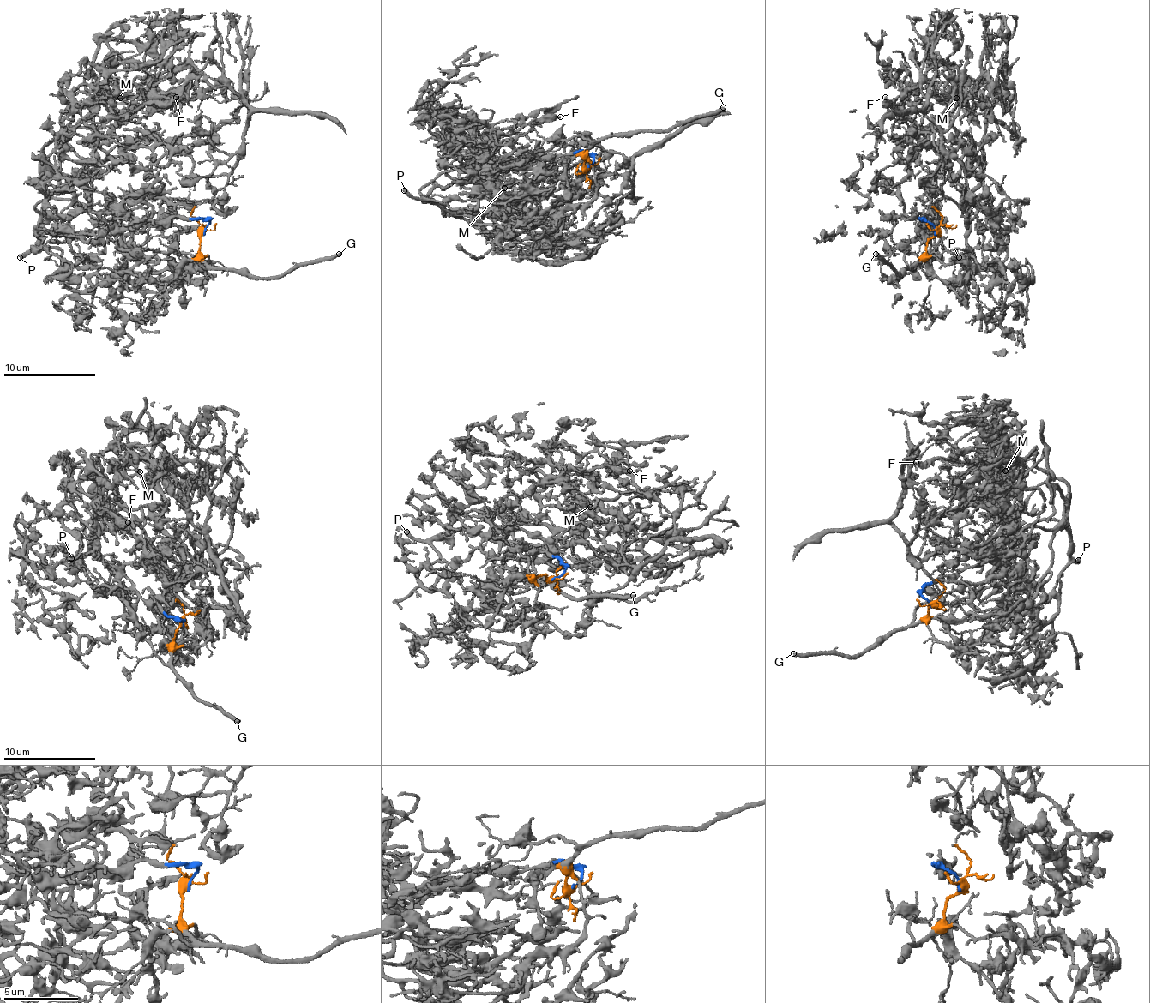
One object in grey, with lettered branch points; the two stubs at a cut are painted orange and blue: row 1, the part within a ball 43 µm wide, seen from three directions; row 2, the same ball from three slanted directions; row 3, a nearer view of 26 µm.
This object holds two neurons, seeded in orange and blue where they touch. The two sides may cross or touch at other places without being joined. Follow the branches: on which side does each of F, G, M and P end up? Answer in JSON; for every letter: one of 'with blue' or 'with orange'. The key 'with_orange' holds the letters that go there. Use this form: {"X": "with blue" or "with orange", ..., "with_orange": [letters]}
{"F": "with blue", "G": "with orange", "M": "with blue", "P": "with blue", "with_orange": ["G"]}

